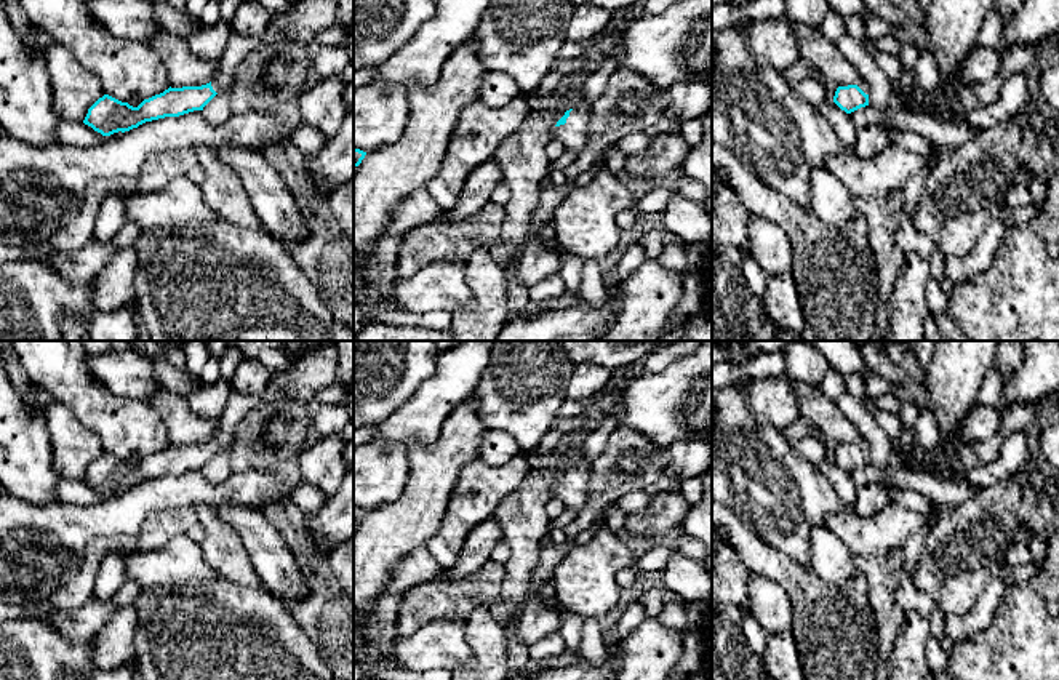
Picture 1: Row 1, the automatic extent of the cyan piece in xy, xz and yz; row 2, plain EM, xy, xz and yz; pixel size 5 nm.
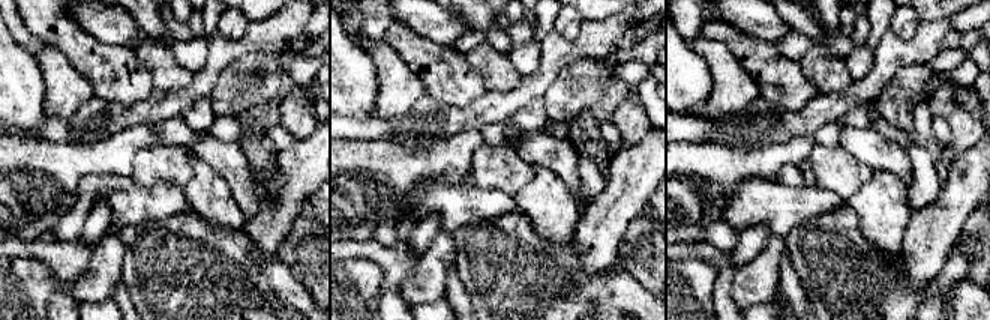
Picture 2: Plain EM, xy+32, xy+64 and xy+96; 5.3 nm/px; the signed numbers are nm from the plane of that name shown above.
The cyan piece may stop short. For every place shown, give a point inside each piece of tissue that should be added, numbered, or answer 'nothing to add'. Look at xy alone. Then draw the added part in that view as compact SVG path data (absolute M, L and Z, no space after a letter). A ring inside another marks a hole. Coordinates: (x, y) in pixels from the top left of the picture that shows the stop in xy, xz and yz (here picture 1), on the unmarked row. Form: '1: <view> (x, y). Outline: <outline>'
1: xy (317, 372). Outline: M330 342L299 360L293 368L272 374L267 389L261 395L245 395L232 390L211 438L213 448L216 451L229 448L237 426L251 410L266 402L277 400L286 394L294 398L314 398L318 392L334 384L338 365L339 347L336 342Z

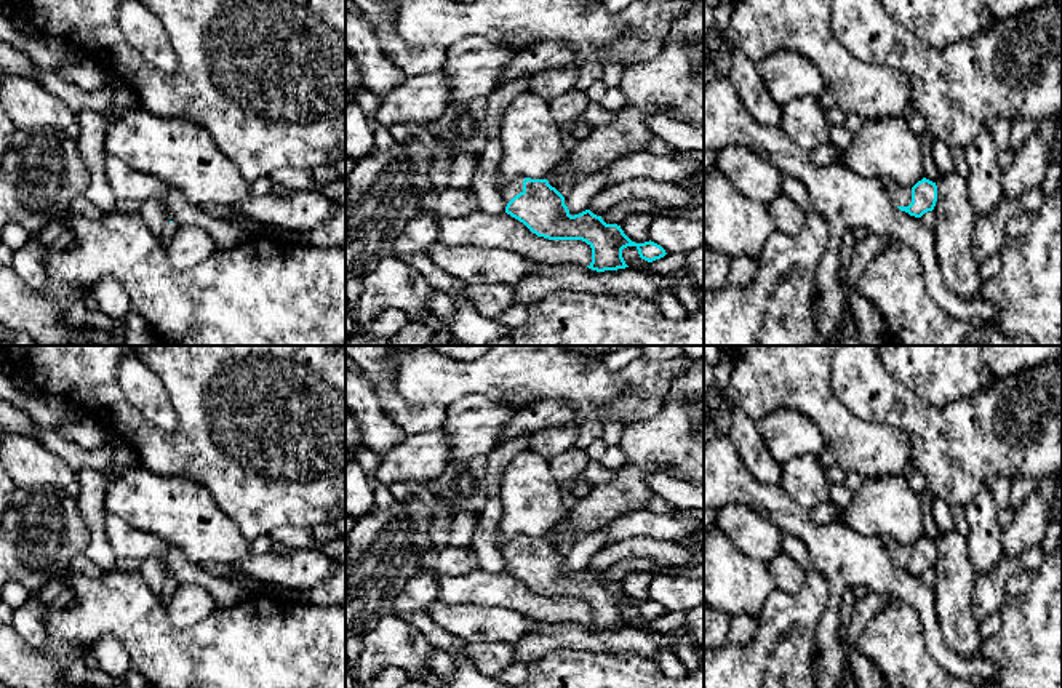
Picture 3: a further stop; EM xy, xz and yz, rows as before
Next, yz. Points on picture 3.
1: yz (901, 554). Outline: M884 536L883 542L896 565L908 565L912 562L912 546L902 546L889 536Z

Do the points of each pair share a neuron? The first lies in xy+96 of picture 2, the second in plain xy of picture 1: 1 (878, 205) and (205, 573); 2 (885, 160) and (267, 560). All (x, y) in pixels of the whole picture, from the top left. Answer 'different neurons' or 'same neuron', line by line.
1: different neurons
2: same neuron

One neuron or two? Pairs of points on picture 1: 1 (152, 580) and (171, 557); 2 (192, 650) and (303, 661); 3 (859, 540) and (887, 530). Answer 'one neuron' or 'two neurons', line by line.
1: one neuron
2: one neuron
3: one neuron

